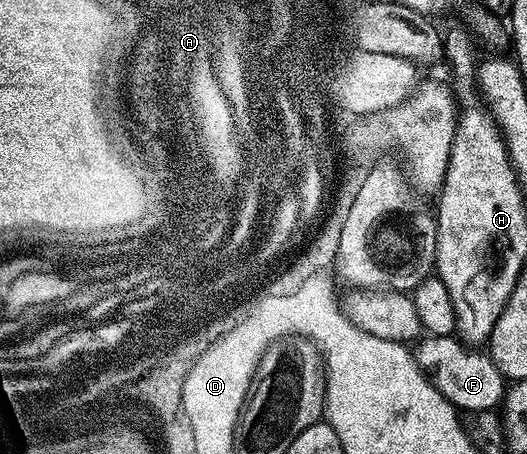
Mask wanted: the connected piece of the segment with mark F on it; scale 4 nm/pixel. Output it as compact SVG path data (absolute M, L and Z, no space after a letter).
M428 336L419 341L418 350L415 351L415 357L418 365L427 375L432 376L432 381L442 395L447 398L451 404L462 412L477 413L481 411L491 411L495 409L505 398L507 393L506 378L498 370L496 363L491 356L481 349L472 347L457 337L451 336Z

